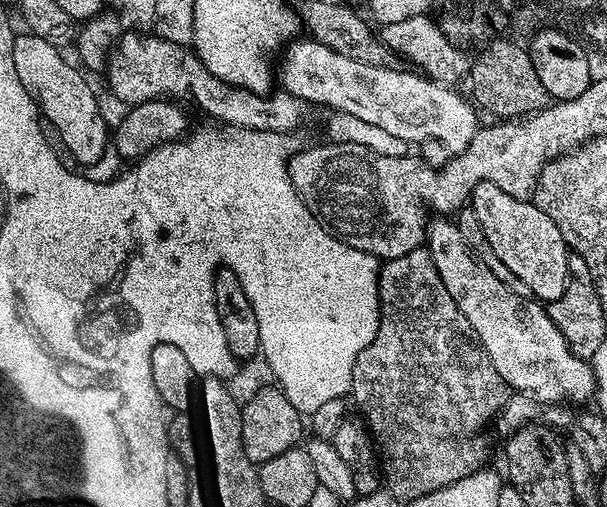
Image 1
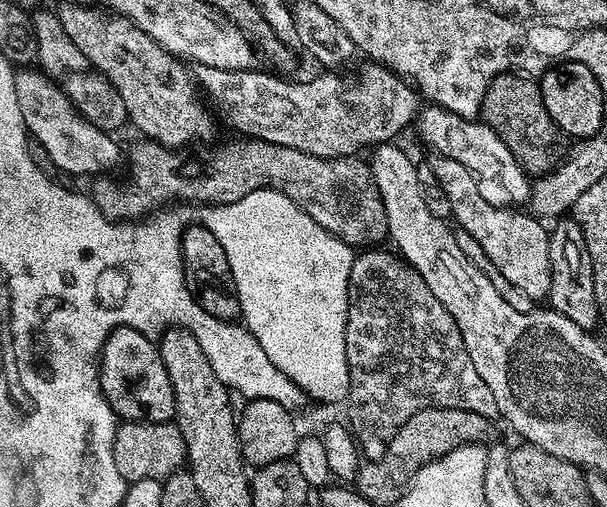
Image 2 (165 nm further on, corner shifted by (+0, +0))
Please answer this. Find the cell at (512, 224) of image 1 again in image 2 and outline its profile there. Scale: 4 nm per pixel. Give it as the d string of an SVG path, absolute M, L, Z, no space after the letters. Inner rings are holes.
M439 154L431 158L432 176L440 183L458 227L466 230L466 234L472 235L478 246L486 250L486 258L490 258L490 262L498 266L498 274L502 274L502 278L507 278L513 286L518 286L522 294L530 294L533 302L543 301L550 290L552 277L549 229L543 228L540 225L543 223L527 211L524 213L524 210L517 210L515 207L499 208L486 202L486 198L478 194L476 179L470 174L470 170L466 170L466 166L462 166L462 162L454 162L454 158Z

